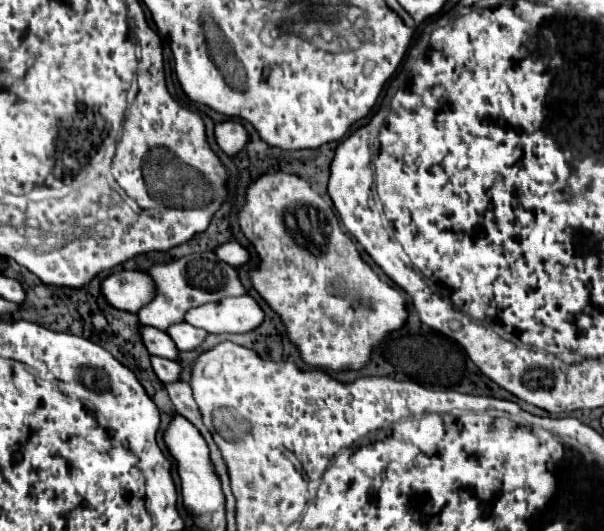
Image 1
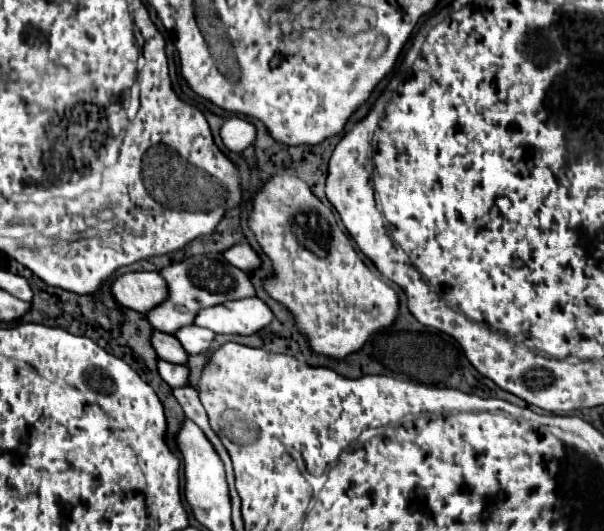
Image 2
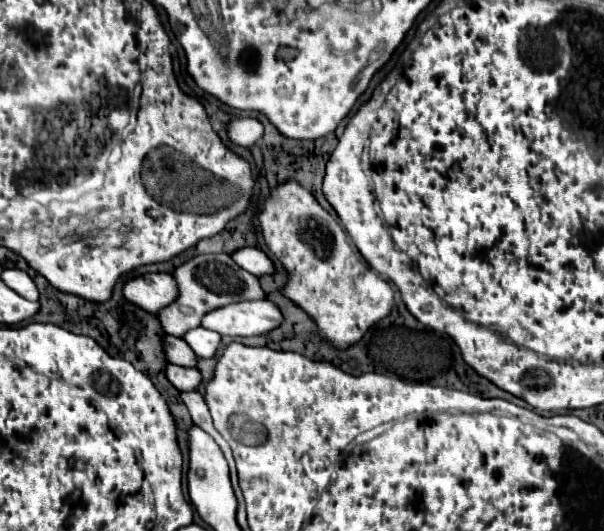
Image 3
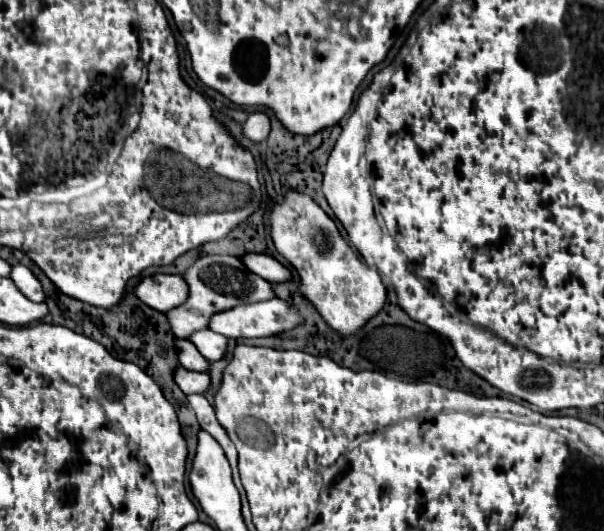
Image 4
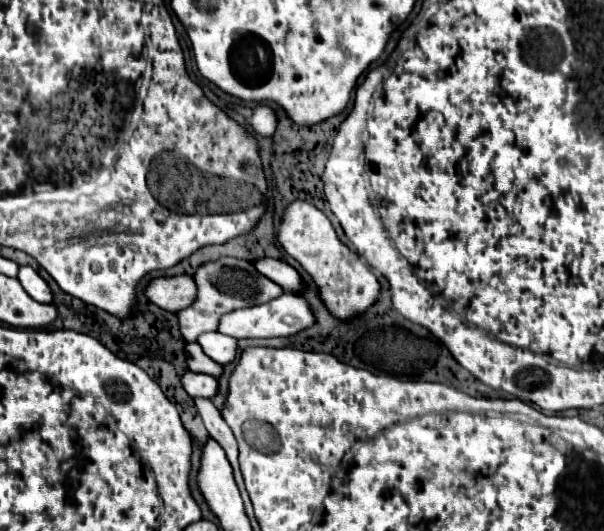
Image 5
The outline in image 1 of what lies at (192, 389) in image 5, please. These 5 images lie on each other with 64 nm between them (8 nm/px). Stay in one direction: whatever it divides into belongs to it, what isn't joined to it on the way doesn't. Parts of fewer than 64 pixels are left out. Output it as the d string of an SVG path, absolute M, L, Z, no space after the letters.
M150 356L150 364L152 370L156 372L156 376L162 382L176 382L180 378L180 364L168 358L160 358L160 356Z

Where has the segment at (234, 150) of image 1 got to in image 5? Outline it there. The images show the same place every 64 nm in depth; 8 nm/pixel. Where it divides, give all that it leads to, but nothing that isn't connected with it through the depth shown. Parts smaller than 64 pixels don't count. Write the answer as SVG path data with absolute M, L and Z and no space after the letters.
M258 106L250 120L252 132L258 136L272 136L276 130L276 116L268 106Z

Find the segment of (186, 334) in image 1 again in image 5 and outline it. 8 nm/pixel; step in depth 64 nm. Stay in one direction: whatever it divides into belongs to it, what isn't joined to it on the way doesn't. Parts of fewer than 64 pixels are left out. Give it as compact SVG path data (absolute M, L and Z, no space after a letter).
M204 332L200 336L200 340L196 340L204 354L208 354L208 358L212 358L218 364L228 364L234 360L236 356L236 340L230 336L224 336L220 332Z

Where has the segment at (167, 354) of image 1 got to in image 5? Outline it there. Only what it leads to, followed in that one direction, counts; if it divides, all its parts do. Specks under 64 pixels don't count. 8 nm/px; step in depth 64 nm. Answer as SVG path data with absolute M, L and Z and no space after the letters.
M188 342L186 344L186 362L188 362L188 370L192 372L200 372L200 374L210 374L214 378L218 378L222 374L222 366L216 364L214 360L208 360L208 356L200 350L200 346L196 342Z

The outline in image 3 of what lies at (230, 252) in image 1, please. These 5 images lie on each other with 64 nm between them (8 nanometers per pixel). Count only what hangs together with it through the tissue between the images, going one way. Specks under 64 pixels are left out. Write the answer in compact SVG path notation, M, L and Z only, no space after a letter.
M240 248L236 252L232 252L232 260L236 260L236 264L240 264L240 268L252 272L254 276L264 276L264 274L274 274L274 264L270 262L270 258L258 250L258 248Z

